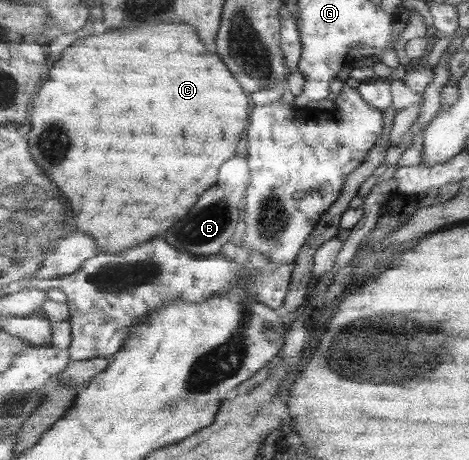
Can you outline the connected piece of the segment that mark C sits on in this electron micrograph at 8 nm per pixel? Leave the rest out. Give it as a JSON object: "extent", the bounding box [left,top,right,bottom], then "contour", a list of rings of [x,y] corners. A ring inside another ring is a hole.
{"extent":[27,23,253,253],"contour":[[[159,23],[159,25],[143,25],[143,27],[107,29],[106,32],[98,35],[90,34],[82,39],[79,38],[62,53],[63,57],[51,69],[51,79],[43,85],[41,93],[35,97],[35,107],[31,111],[33,129],[27,137],[33,143],[33,155],[35,159],[39,159],[39,165],[43,167],[43,171],[47,171],[47,175],[51,175],[51,179],[55,179],[55,183],[59,183],[59,187],[63,187],[63,193],[71,199],[71,207],[75,207],[75,213],[79,219],[79,231],[93,235],[101,251],[109,251],[109,253],[123,251],[139,243],[145,243],[153,239],[157,233],[167,231],[177,221],[181,221],[197,203],[197,199],[217,183],[221,165],[236,156],[241,135],[250,125],[249,119],[253,109],[252,96],[247,95],[245,88],[235,79],[229,67],[219,59],[219,55],[207,49],[207,45],[201,41],[199,33],[191,25]],[[69,107],[77,107],[77,117]],[[105,189],[121,191],[121,193],[95,193]]]}

